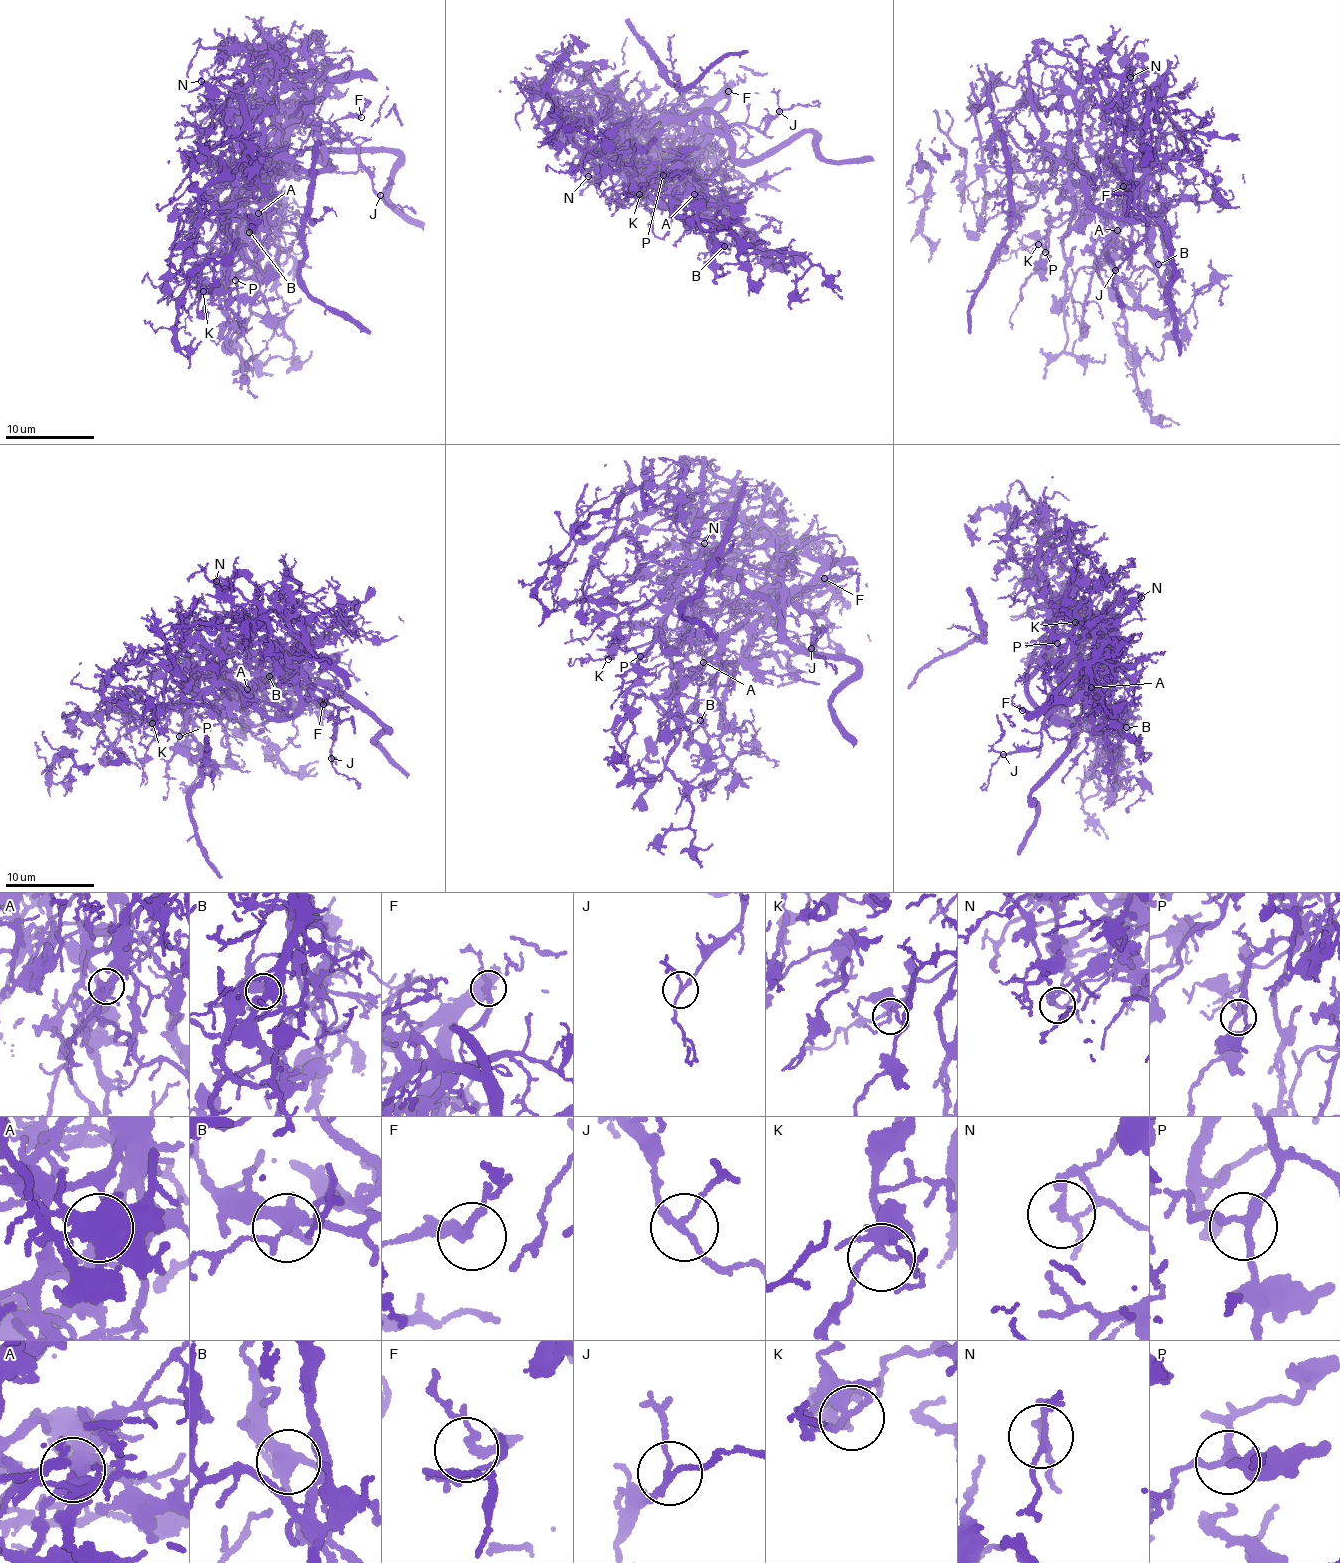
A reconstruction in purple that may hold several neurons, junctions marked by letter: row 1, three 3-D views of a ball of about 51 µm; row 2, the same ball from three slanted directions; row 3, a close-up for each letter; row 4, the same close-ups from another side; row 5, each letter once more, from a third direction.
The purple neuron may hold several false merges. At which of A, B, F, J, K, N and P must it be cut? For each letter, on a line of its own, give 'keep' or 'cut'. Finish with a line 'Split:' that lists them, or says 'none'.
A: cut
B: keep
F: keep
J: keep
K: keep
N: cut
P: keep
Split: A, N

